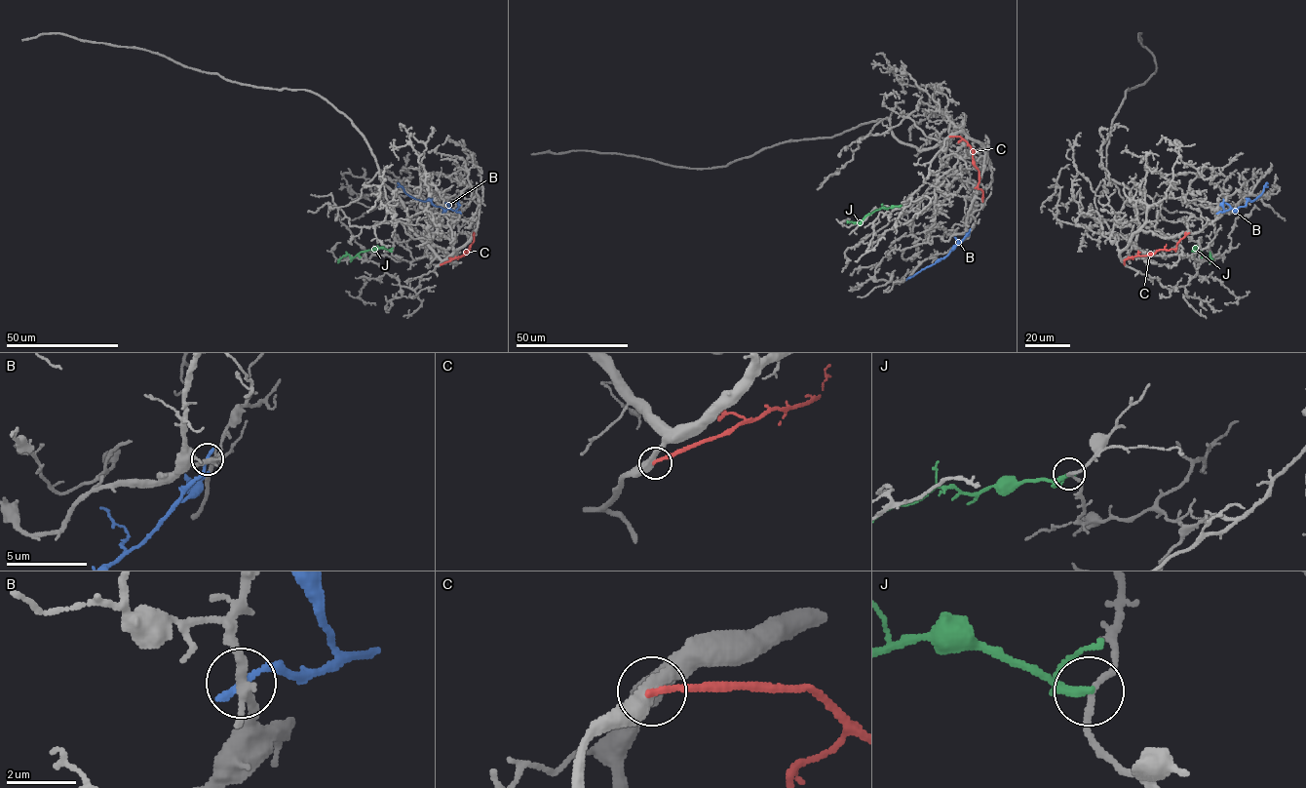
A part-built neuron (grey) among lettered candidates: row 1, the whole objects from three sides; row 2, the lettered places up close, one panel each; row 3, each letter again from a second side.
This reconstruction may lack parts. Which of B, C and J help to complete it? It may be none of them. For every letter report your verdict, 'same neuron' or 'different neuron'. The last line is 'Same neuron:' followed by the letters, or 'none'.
B: different neuron
C: different neuron
J: different neuron
Same neuron: none

